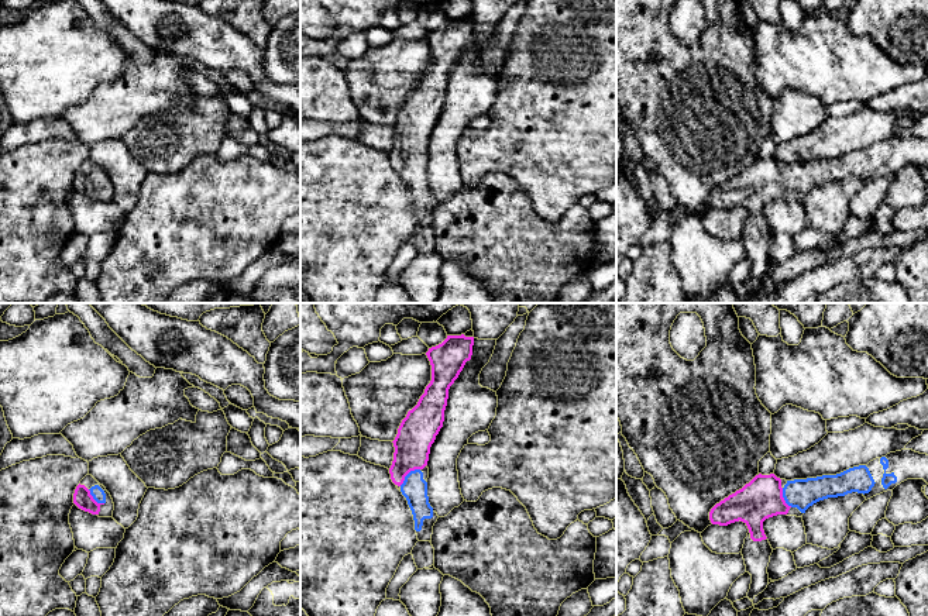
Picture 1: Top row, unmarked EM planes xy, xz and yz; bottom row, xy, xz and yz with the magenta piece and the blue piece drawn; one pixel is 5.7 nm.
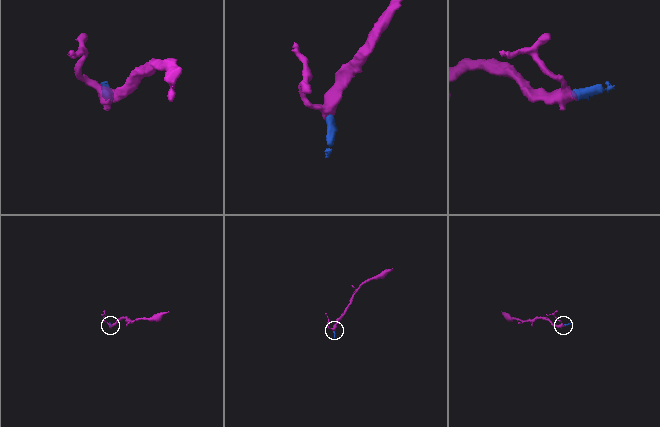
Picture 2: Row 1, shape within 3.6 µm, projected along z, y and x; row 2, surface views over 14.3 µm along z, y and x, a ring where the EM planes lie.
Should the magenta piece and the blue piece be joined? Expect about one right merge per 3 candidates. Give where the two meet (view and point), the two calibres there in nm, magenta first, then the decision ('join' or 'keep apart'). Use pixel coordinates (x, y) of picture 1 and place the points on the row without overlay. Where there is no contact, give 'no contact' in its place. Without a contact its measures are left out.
meets magenta in xz at (408, 157); 220 nm thick on the magenta side, 140 nm on the other; join

